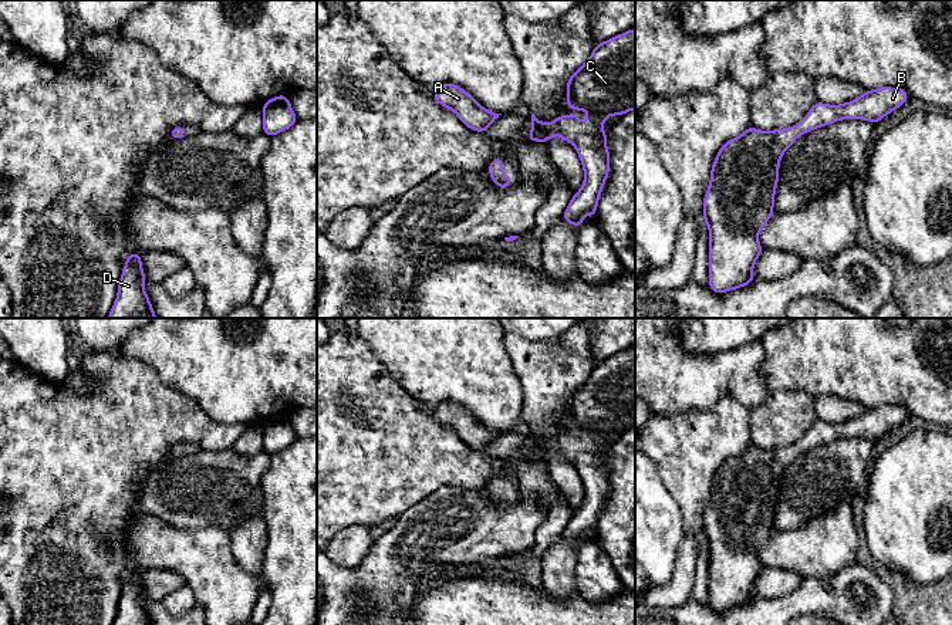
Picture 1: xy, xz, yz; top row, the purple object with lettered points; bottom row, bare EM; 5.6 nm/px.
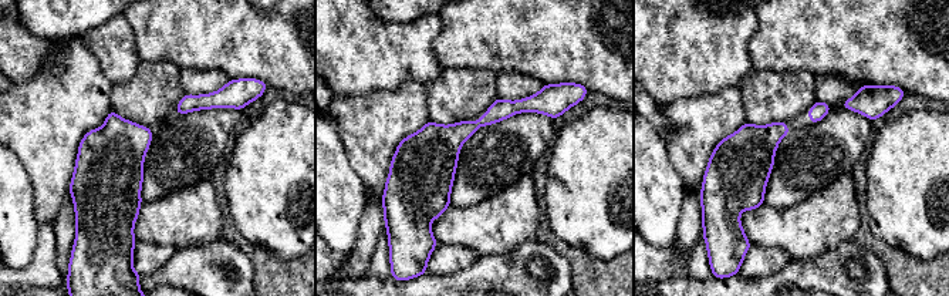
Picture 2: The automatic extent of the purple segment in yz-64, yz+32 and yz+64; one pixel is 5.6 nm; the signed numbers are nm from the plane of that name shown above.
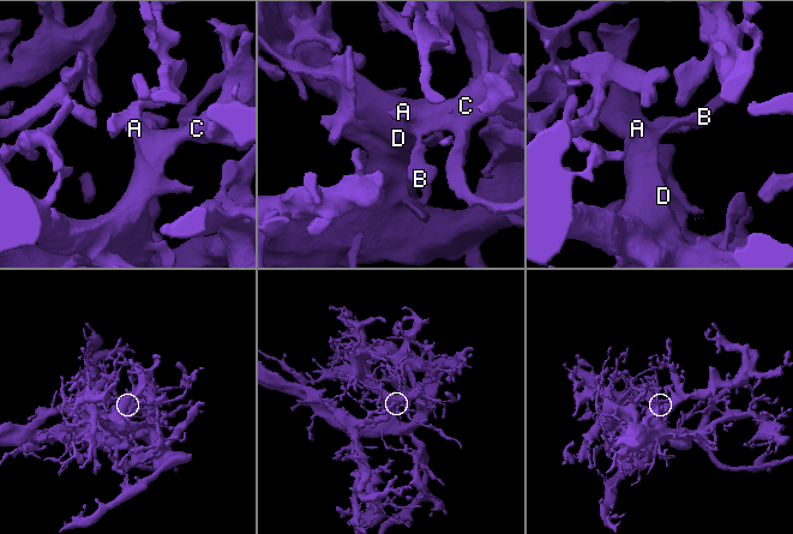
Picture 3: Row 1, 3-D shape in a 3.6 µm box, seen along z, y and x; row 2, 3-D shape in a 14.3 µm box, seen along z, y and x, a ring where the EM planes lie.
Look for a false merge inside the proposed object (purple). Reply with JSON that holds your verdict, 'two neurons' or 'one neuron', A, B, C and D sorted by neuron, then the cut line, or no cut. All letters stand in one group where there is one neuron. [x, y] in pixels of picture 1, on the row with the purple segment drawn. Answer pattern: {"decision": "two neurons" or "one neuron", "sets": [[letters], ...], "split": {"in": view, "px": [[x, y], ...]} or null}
{"decision": "one neuron", "sets": [["A", "B", "C", "D"]], "split": null}

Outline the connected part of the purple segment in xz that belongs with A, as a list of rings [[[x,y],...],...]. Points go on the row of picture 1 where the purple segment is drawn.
[[[446,82],[433,91],[436,104],[452,109],[472,131],[485,132],[502,115],[483,108],[462,87]]]

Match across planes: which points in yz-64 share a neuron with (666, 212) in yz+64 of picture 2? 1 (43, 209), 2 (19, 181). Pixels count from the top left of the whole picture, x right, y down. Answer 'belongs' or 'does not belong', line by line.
1: does not belong
2: belongs

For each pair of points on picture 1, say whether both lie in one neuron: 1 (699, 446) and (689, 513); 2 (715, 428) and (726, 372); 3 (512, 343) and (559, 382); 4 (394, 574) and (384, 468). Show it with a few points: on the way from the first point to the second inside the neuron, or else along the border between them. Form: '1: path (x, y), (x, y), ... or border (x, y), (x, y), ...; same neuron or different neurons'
1: path (691, 463), (691, 496); same neuron
2: border (748, 408), (723, 392), (711, 408), (692, 409); different neurons
3: path (523, 351), (529, 351), (547, 371); same neuron
4: border (425, 497), (397, 516); different neurons

